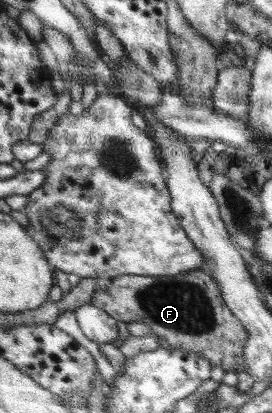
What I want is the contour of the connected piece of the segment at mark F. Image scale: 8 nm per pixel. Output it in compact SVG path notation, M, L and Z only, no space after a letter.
M193 270L178 276L117 276L106 282L107 289L98 288L92 295L91 303L99 309L106 310L111 317L119 321L144 323L151 329L154 336L165 338L167 343L175 348L191 350L206 357L212 367L219 366L224 371L246 371L245 345L249 333L245 325L231 313L229 306L222 297L221 286L205 270Z

